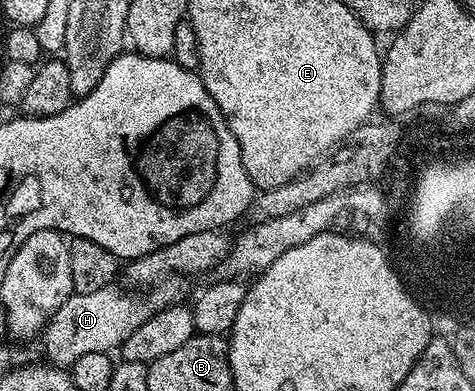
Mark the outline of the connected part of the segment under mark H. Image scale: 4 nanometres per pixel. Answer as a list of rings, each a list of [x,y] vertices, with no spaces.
[[[162,284],[154,289],[156,292],[152,296],[126,292],[120,286],[93,290],[93,294],[73,294],[55,311],[41,333],[43,352],[47,355],[44,357],[55,367],[67,370],[84,354],[110,353],[111,348],[118,349],[125,338],[129,338],[129,334],[141,326],[141,322],[149,319],[152,312],[160,312],[180,299],[177,285]]]

